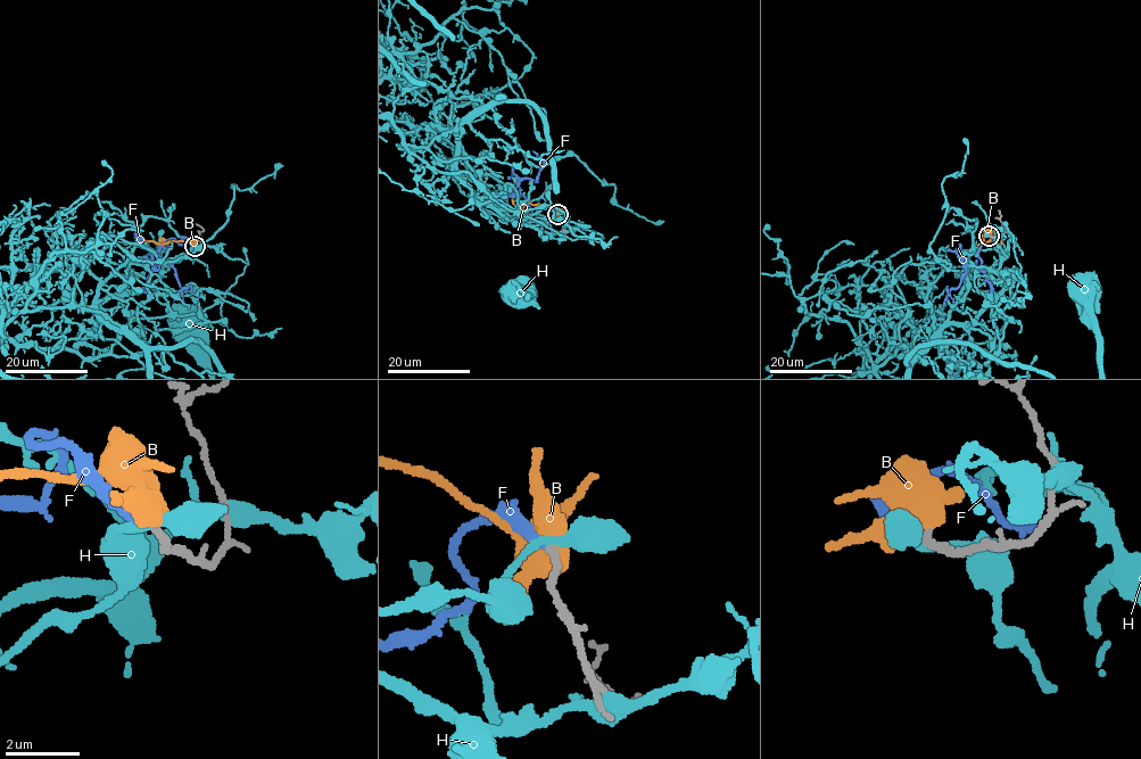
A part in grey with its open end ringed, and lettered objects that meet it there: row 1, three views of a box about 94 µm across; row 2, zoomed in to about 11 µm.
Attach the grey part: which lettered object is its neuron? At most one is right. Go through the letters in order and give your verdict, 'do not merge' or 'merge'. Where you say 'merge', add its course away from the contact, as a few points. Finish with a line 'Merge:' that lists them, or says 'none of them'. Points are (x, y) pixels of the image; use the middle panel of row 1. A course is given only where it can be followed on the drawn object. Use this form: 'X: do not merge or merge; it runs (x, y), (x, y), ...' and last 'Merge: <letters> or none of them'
B: do not merge
F: merge; it runs (557, 214), (551, 211), (539, 224), (517, 194), (518, 182), (537, 181), (543, 164), (532, 150)
H: do not merge
Merge: F

